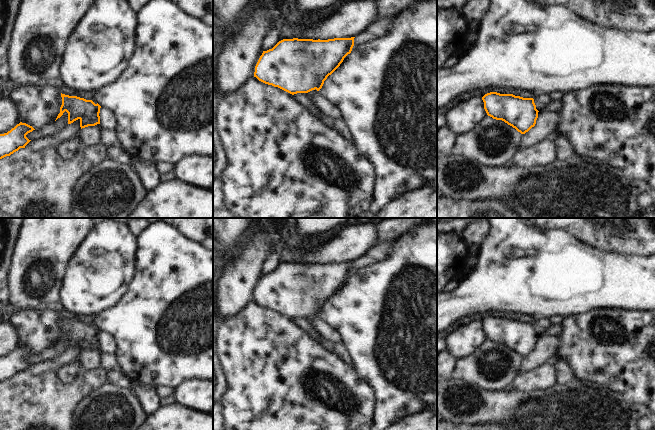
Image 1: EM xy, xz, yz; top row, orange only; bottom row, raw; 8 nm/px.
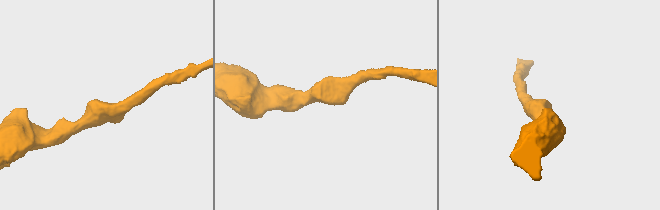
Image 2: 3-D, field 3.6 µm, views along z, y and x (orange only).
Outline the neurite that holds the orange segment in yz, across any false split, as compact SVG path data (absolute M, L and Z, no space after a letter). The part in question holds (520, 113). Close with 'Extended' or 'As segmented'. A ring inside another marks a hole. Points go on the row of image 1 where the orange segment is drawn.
M490 92L482 100L488 116L504 121L521 134L525 134L536 124L539 111L533 98Z. As segmented.

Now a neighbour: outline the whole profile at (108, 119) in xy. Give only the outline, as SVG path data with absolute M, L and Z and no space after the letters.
M100 108L100 124L103 128L116 130L119 123L117 115L109 108Z

